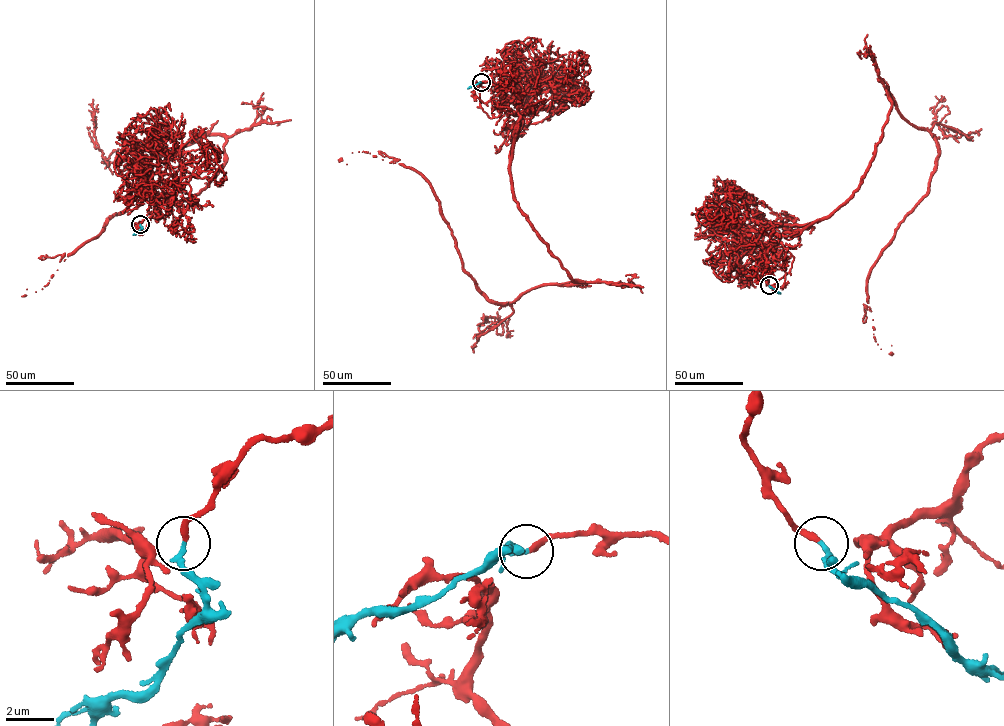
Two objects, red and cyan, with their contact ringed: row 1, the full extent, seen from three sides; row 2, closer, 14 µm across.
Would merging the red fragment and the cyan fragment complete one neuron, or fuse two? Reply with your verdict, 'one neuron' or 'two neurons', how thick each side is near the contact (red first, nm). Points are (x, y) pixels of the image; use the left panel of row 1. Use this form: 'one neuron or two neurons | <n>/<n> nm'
one neuron | 280/240 nm

